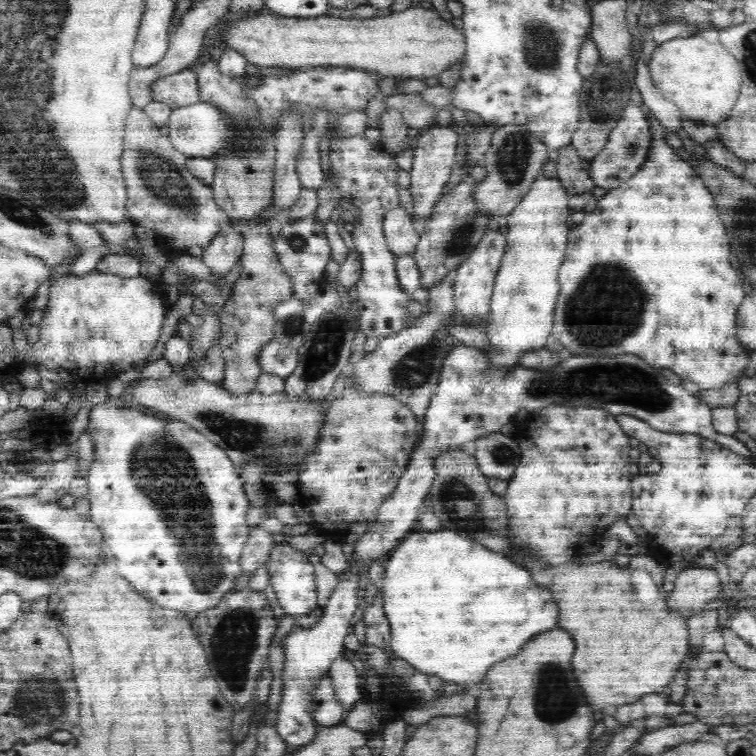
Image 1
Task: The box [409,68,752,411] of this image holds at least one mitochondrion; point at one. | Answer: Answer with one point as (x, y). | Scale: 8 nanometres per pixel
(606, 307)

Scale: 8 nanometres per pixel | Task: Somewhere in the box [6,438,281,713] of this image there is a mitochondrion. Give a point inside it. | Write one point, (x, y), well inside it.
(233, 640)

